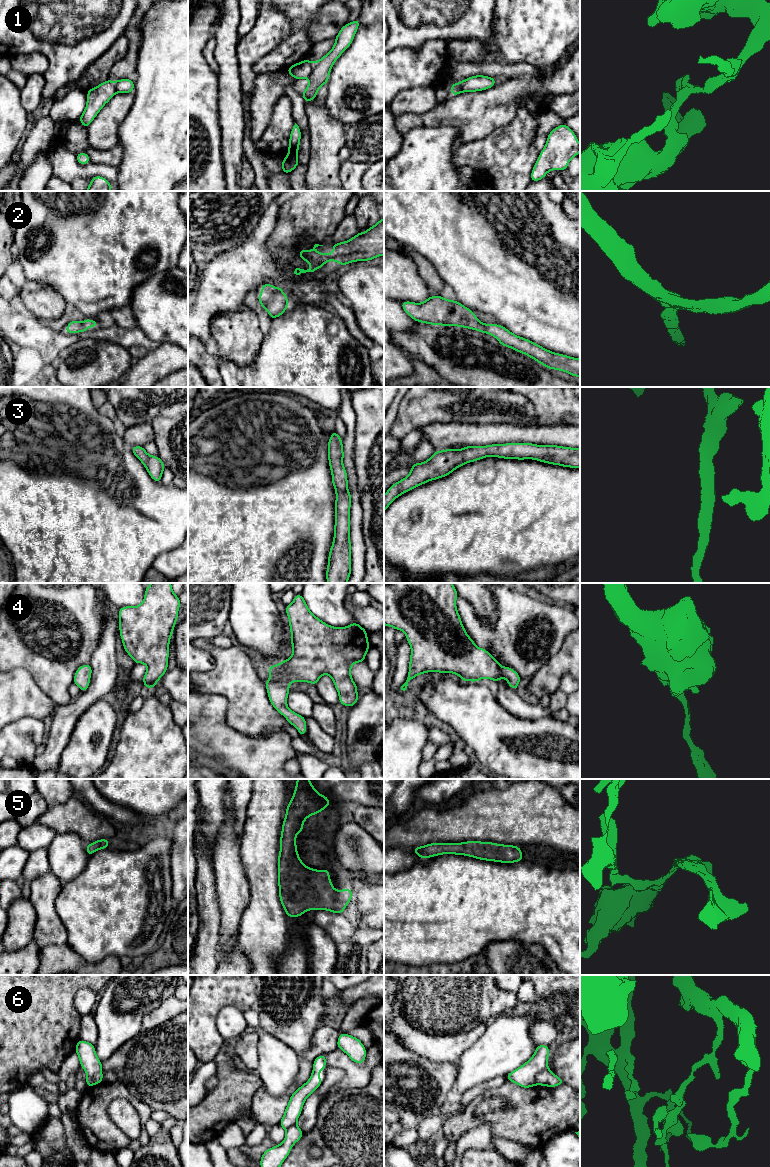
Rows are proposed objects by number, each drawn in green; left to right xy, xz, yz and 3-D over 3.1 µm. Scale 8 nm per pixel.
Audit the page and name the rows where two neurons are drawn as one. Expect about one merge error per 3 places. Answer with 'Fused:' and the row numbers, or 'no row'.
Fused: 1, 6

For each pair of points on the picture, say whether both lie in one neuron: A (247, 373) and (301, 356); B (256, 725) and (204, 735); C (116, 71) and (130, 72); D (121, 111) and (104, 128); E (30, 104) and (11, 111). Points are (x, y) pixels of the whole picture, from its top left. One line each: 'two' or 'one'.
A: one
B: two
C: one
D: one
E: two

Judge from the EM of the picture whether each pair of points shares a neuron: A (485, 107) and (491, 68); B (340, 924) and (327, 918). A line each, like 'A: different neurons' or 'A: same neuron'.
A: different neurons
B: same neuron

